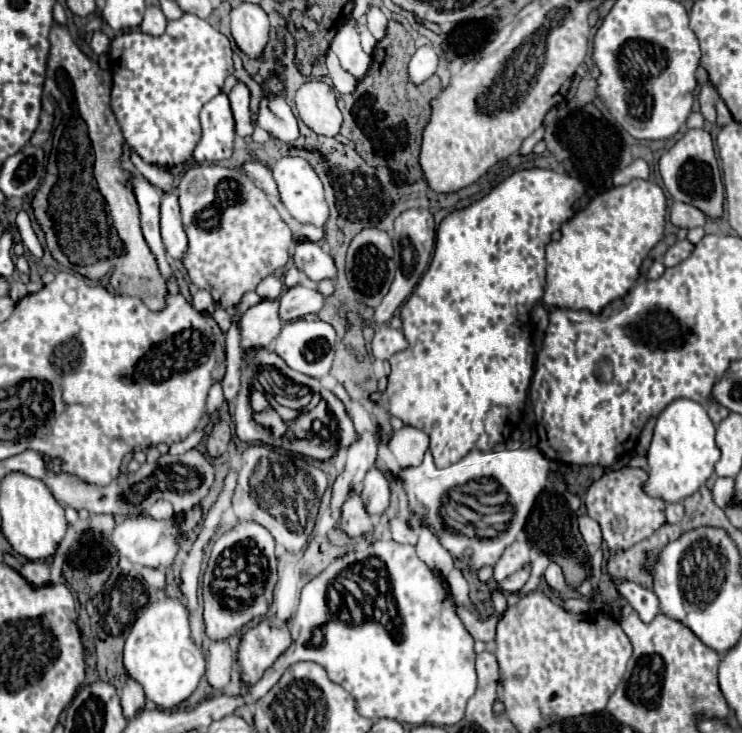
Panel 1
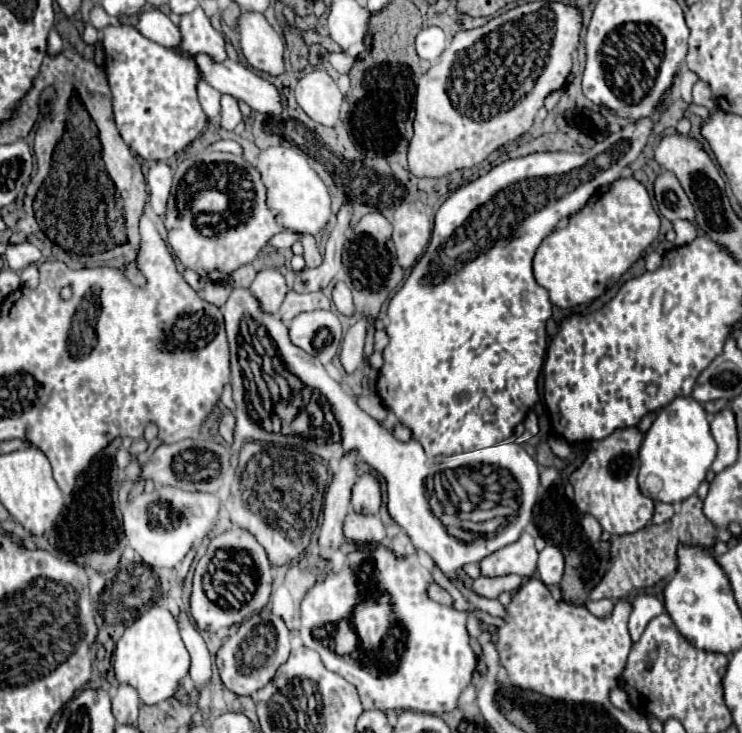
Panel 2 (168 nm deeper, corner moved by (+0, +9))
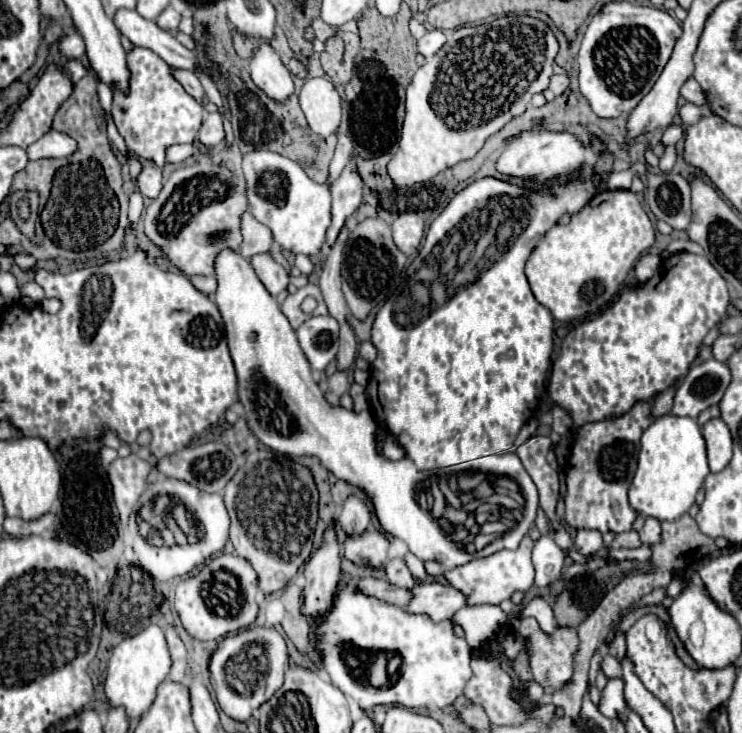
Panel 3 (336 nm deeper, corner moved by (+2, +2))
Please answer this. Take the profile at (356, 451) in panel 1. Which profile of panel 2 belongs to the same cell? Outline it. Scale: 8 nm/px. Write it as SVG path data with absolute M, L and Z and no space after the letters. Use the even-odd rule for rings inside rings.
M357 449L345 453L339 463L339 471L333 475L329 489L325 493L323 525L319 533L319 547L325 559L345 541L343 539L343 519L351 509L351 489L359 477L357 471Z

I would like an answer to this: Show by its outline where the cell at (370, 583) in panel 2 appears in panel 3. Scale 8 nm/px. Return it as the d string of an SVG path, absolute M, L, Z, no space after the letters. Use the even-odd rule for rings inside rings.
M351 586L337 592L335 604L317 624L317 652L321 654L331 684L355 700L365 712L371 712L377 704L401 704L415 710L435 704L443 710L463 694L471 678L471 648L465 638L453 634L449 620L435 624L427 616L411 616L399 606L363 596ZM347 650L357 650L359 656L345 654ZM387 652L401 656L399 678L389 686Z

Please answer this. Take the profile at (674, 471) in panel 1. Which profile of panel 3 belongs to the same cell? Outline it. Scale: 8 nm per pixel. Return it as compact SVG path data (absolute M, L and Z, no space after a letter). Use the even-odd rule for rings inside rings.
M671 414L661 416L643 432L637 472L629 488L629 504L643 516L653 516L661 522L677 520L695 504L695 494L703 486L707 474L705 440L697 420Z

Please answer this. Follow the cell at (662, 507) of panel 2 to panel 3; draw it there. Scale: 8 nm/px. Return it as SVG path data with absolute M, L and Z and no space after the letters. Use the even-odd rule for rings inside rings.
M647 518L645 526L639 530L639 538L645 544L657 544L661 536L661 522L655 518Z

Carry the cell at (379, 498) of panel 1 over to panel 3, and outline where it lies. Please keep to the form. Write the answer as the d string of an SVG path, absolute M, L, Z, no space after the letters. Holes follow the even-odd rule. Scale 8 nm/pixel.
M349 496L337 518L337 526L347 536L359 536L371 528L371 512L357 496Z

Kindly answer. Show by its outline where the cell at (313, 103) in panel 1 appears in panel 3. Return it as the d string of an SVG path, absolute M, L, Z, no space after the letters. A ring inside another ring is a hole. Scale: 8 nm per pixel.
M307 78L299 94L301 110L311 130L329 136L341 122L341 98L329 78Z

